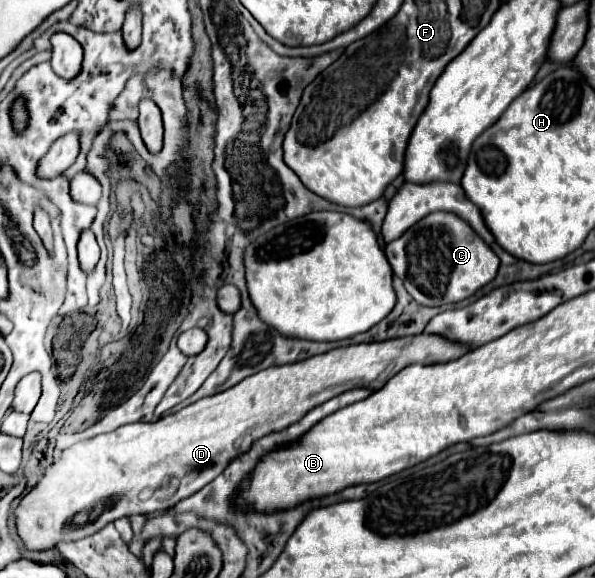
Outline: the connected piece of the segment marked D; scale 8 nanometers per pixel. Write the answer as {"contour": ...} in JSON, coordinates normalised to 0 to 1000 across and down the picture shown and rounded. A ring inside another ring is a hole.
{"contour":[[[703,580],[692,587],[655,587],[645,593],[605,593],[568,600],[551,611],[518,618],[501,628],[471,631],[444,638],[424,652],[413,652],[400,666],[363,680],[356,687],[333,690],[329,697],[286,715],[259,732],[222,732],[198,739],[195,746],[134,763],[104,784],[104,794],[81,808],[71,832],[34,867],[27,877],[27,912],[30,926],[47,950],[81,950],[97,936],[128,936],[168,919],[175,908],[222,891],[249,891],[269,881],[292,877],[303,863],[319,860],[343,839],[360,832],[380,804],[397,791],[413,784],[427,763],[461,746],[474,746],[484,735],[508,725],[531,701],[598,670],[642,673],[669,642],[692,628],[733,631],[776,618],[787,600],[756,593],[736,580]]]}

